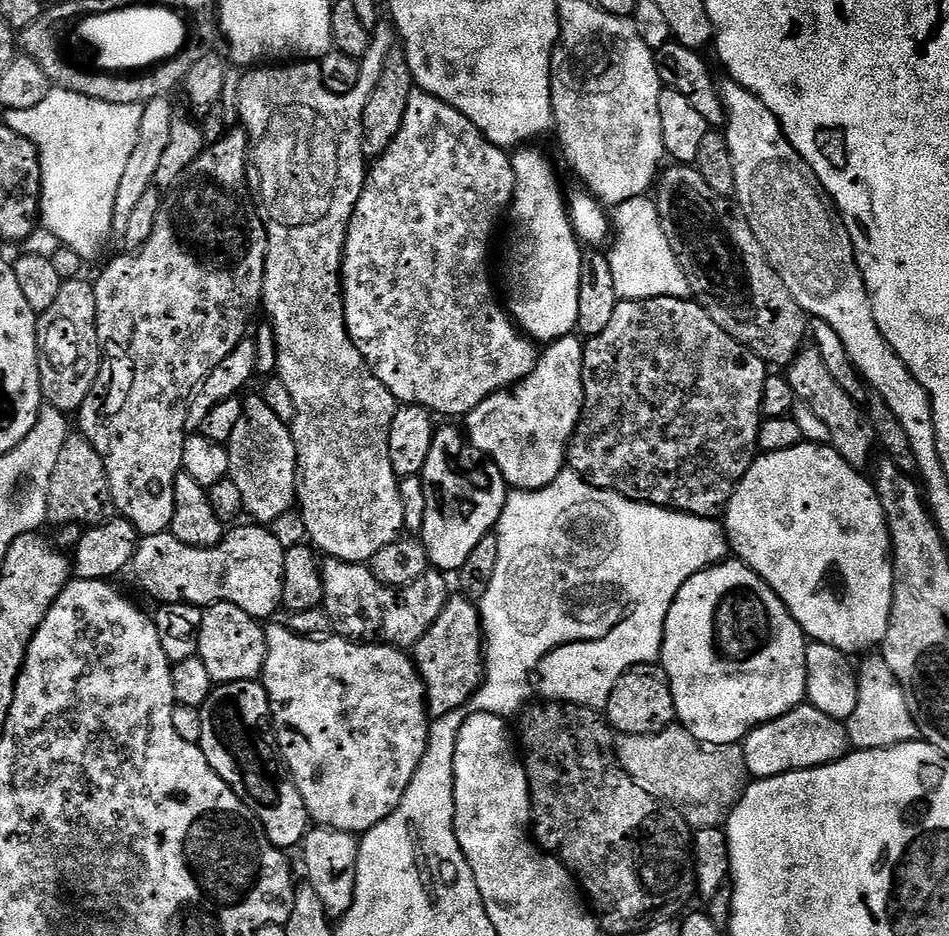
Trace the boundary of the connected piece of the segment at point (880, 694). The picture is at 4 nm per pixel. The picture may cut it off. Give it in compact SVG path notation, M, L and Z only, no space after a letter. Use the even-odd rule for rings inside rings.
M868 654L858 664L858 706L846 722L848 742L853 749L893 748L896 744L910 744L917 739L916 723L906 706L906 694L900 689L894 670L886 666L883 655ZM876 655L876 656L872 656Z

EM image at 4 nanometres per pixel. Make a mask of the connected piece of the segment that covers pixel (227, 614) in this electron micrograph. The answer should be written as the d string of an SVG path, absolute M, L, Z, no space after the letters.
M210 604L204 608L198 655L202 662L206 662L213 685L255 680L263 673L266 662L264 629L261 621L233 604Z

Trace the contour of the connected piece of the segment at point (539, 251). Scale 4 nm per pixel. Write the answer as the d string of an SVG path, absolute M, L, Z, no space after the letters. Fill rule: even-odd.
M524 146L511 153L516 189L510 205L513 224L512 233L508 236L509 256L504 260L504 280L508 283L506 308L516 327L525 336L536 342L551 342L576 332L578 282L584 257L581 241L576 239L576 232L572 229L570 208L566 203L566 196L564 200L563 190L560 189L560 180L556 177L551 162L538 149L532 147L536 146Z

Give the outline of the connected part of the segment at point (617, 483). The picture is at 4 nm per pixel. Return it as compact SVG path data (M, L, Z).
M646 298L645 300L617 299L614 315L602 334L587 337L584 346L584 409L572 440L568 443L567 467L576 472L590 486L607 492L617 492L640 504L653 504L659 508L671 508L688 516L701 516L703 520L715 520L728 511L728 503L739 486L741 478L750 470L758 455L756 443L762 419L763 386L770 375L769 365L761 356L755 356L742 342L738 342L700 304L692 298Z

